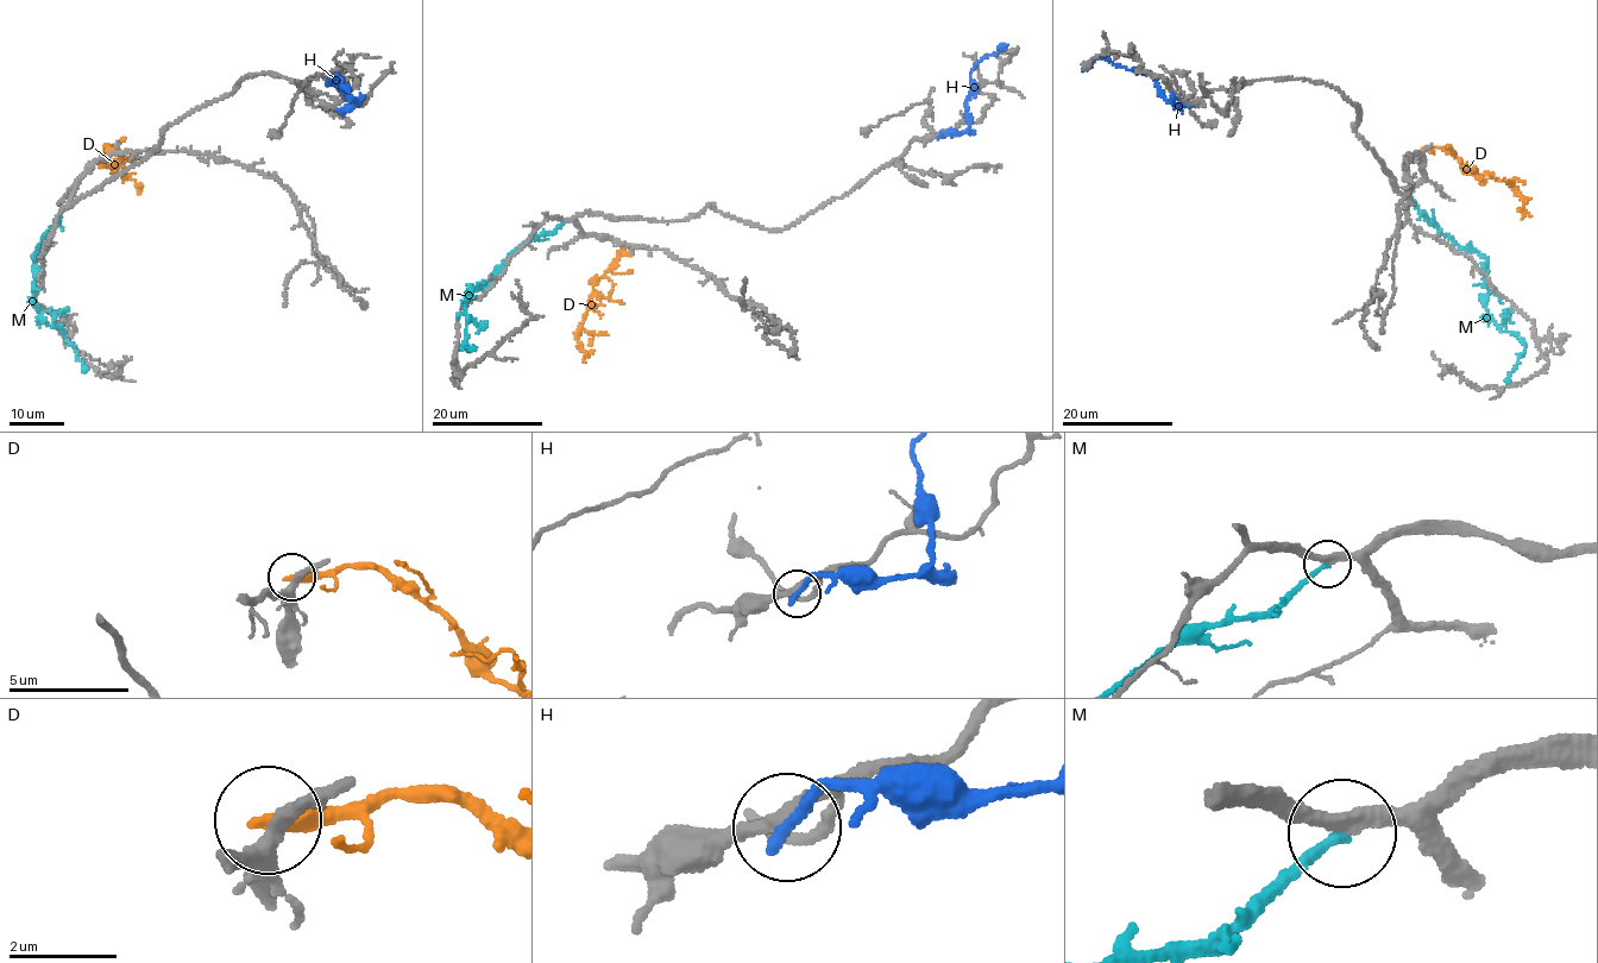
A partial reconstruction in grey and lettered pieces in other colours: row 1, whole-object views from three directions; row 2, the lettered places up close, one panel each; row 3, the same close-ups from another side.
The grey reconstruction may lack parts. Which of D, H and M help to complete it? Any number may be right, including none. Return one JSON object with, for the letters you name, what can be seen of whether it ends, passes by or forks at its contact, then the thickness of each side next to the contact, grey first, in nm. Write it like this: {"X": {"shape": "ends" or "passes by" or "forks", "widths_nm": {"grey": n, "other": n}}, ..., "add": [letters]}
{"add": []}

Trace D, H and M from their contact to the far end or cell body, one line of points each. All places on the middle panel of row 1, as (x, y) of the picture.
D: (628, 245), (617, 253), (615, 263), (593, 287), (578, 339), (586, 356)
H: (938, 136), (964, 132), (970, 128), (967, 100), (970, 71), (1006, 44)
M: (565, 221), (551, 233), (534, 237), (520, 246), (488, 285), (469, 293), (463, 347), (471, 348)

